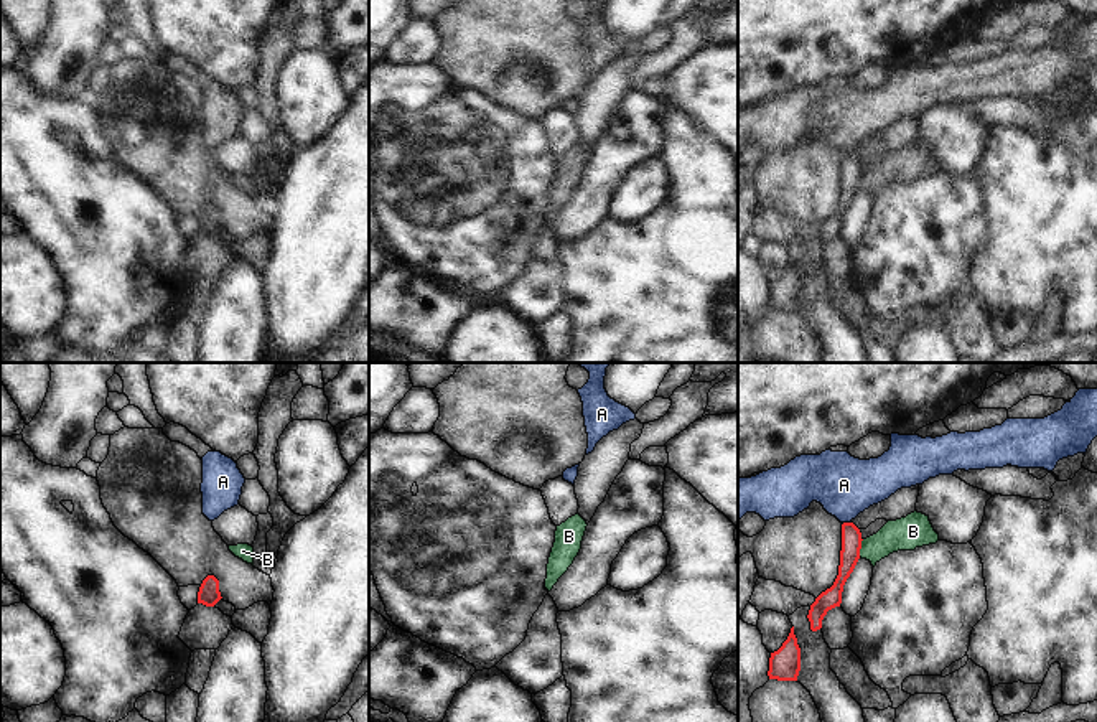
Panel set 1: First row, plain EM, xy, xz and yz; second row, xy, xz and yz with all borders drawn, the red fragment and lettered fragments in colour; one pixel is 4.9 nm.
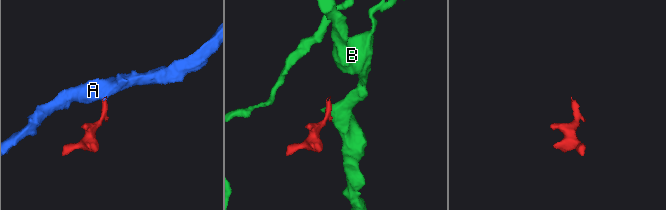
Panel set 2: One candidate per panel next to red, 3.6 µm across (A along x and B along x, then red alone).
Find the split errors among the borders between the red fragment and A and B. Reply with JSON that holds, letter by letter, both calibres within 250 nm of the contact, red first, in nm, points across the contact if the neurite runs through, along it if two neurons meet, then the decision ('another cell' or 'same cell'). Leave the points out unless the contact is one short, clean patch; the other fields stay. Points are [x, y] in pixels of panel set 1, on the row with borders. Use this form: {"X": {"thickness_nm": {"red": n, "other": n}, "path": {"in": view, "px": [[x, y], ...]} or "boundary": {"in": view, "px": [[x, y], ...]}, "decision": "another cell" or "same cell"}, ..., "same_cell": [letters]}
{"A": {"thickness_nm": {"red": 100, "other": 300}, "path": {"in": "yz", "px": [[852, 539], [847, 523], [844, 485]]}, "decision": "same cell"}, "B": {"thickness_nm": {"red": 100, "other": 160}, "boundary": {"in": "yz", "px": [[863, 539], [858, 556]]}, "decision": "another cell"}, "same_cell": ["A"]}

